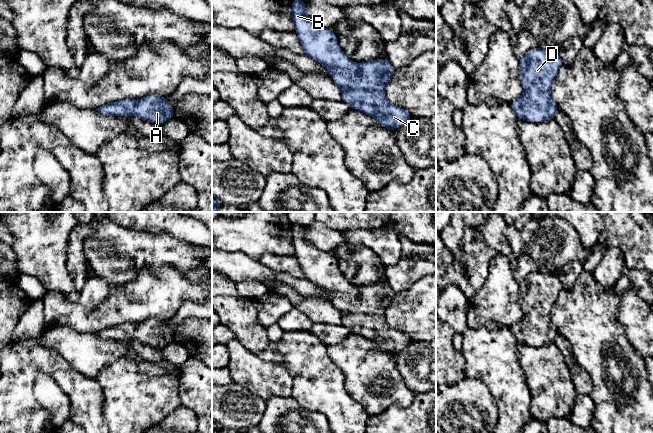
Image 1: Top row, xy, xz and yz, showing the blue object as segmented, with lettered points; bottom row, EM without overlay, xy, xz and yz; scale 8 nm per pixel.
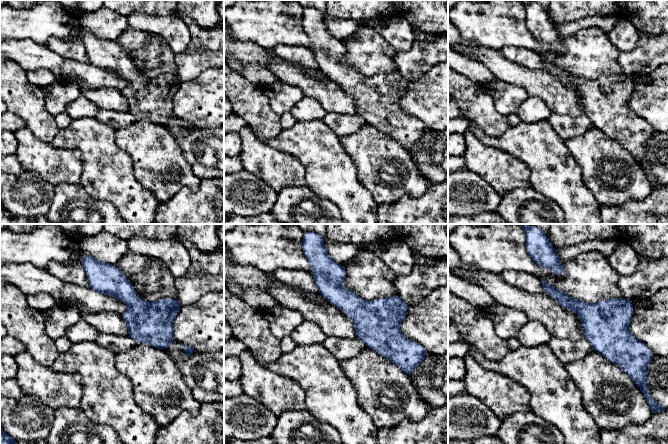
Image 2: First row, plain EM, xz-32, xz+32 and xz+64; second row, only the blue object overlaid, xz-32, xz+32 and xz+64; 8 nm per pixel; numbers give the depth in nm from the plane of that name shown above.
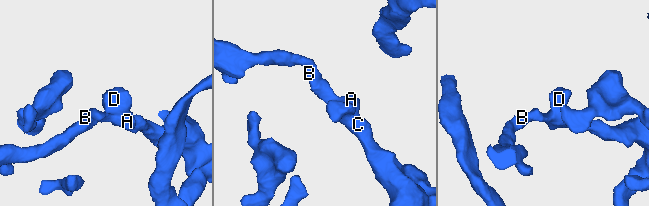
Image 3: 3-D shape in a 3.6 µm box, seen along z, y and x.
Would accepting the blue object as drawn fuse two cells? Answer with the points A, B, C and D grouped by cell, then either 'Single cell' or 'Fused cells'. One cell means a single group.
Groups: A B C D. Single cell

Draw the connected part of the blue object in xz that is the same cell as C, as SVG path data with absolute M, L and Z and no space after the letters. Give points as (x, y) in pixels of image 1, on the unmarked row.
M292 223L292 243L305 279L325 290L331 302L340 311L342 325L372 340L394 357L400 349L413 342L406 333L391 328L385 312L395 292L387 283L362 287L350 284L338 269L337 259L318 249L305 237L306 225Z

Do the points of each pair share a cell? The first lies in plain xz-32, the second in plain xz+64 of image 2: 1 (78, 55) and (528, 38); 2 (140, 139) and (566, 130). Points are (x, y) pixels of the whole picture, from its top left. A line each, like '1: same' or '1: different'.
1: different
2: different

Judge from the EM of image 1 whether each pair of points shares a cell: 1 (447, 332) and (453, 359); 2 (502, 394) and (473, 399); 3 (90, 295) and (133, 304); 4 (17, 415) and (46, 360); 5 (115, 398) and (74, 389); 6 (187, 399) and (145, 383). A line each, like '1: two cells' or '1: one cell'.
1: one cell
2: two cells
3: two cells
4: one cell
5: two cells
6: two cells

